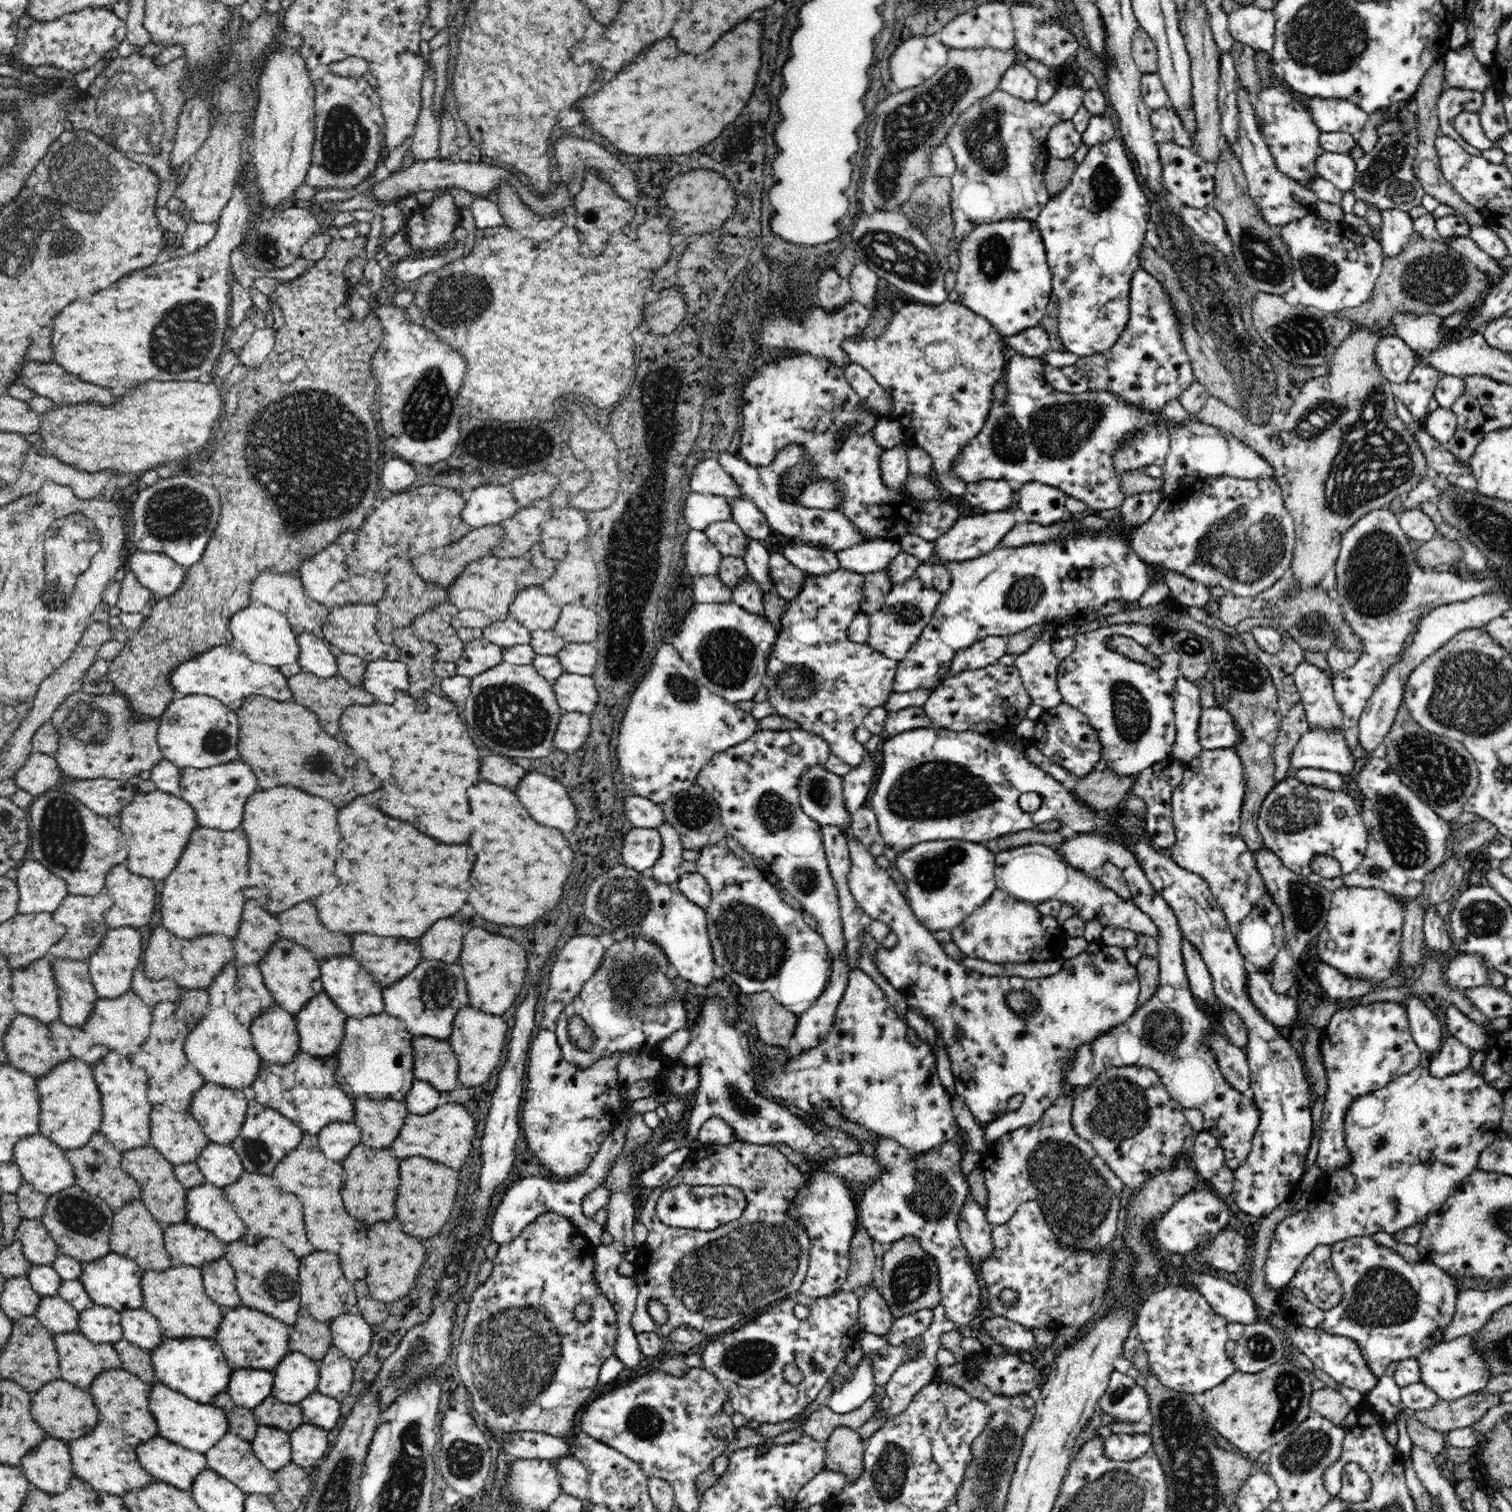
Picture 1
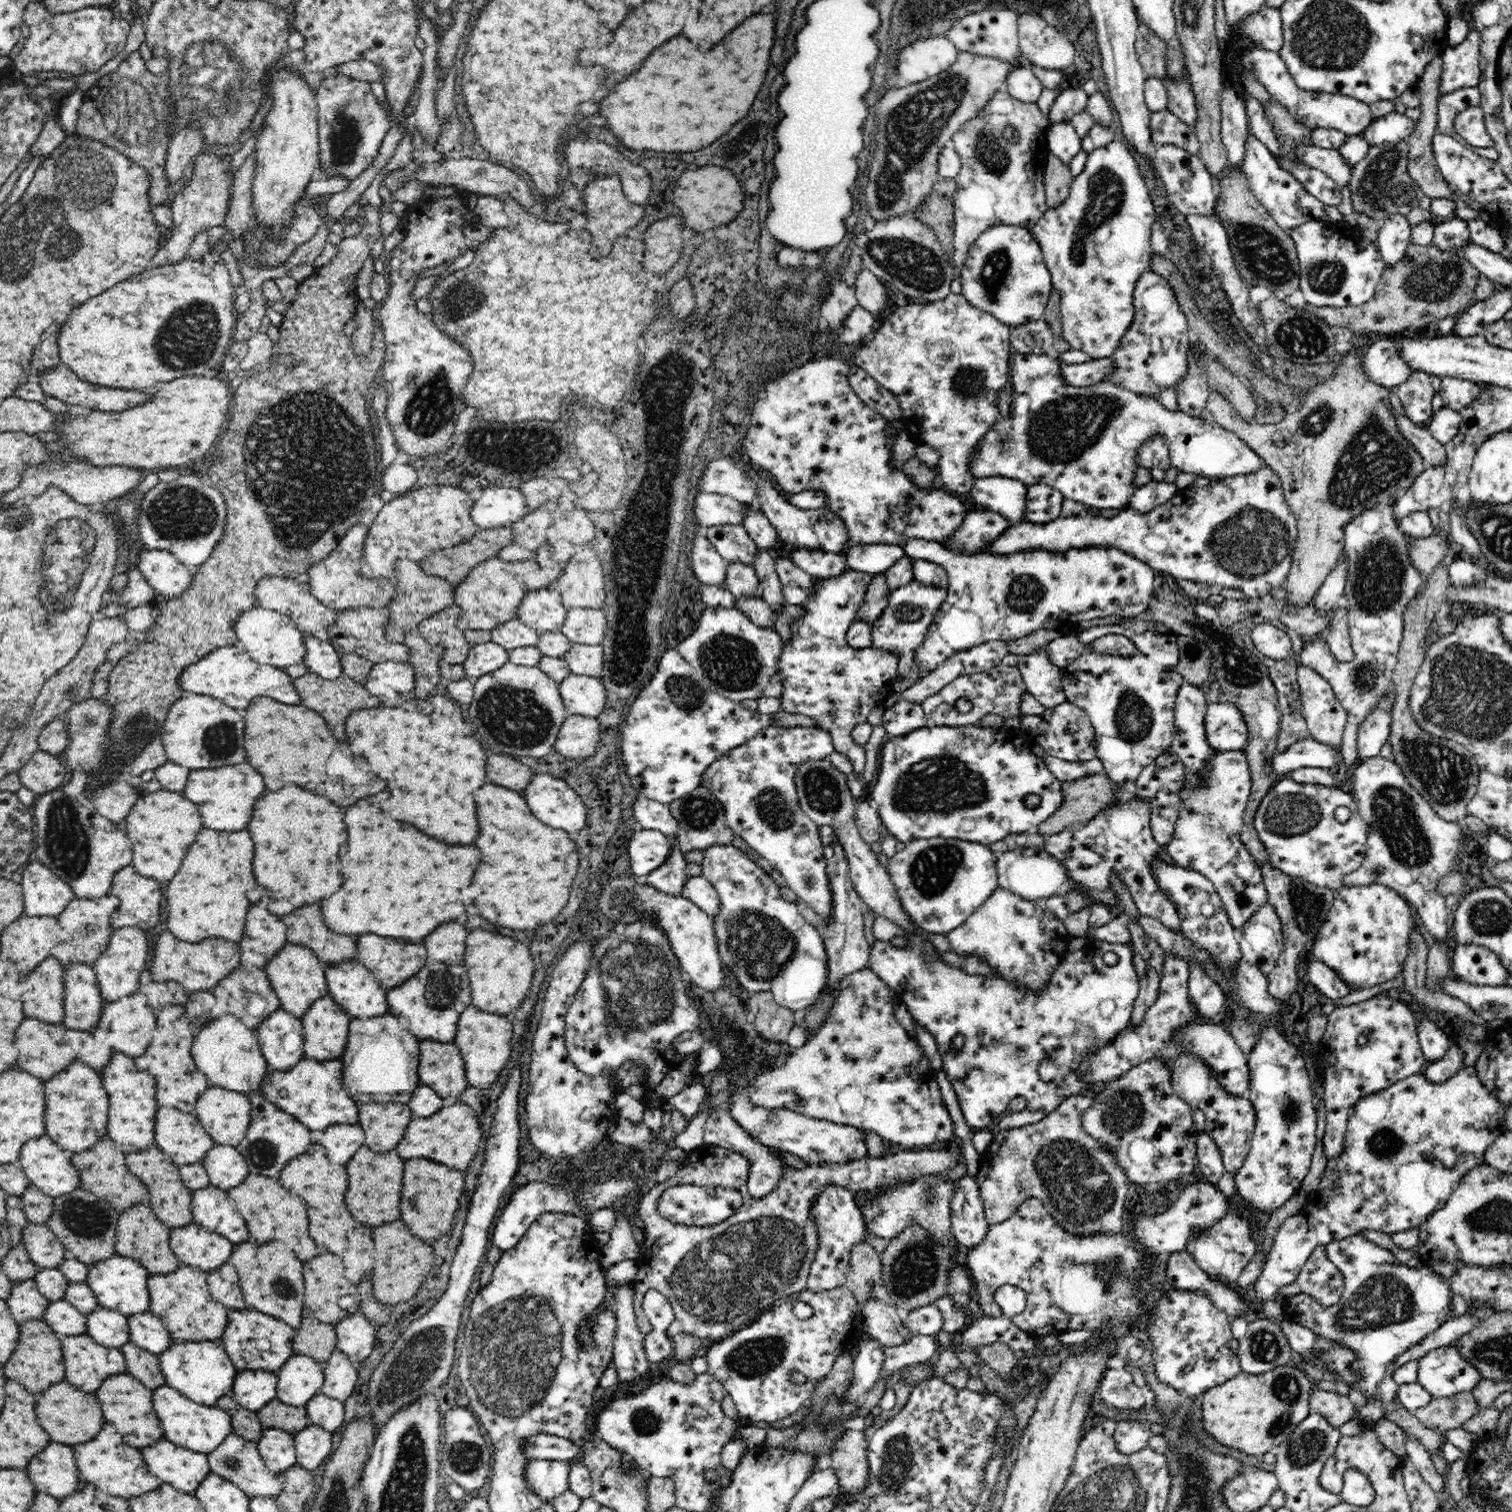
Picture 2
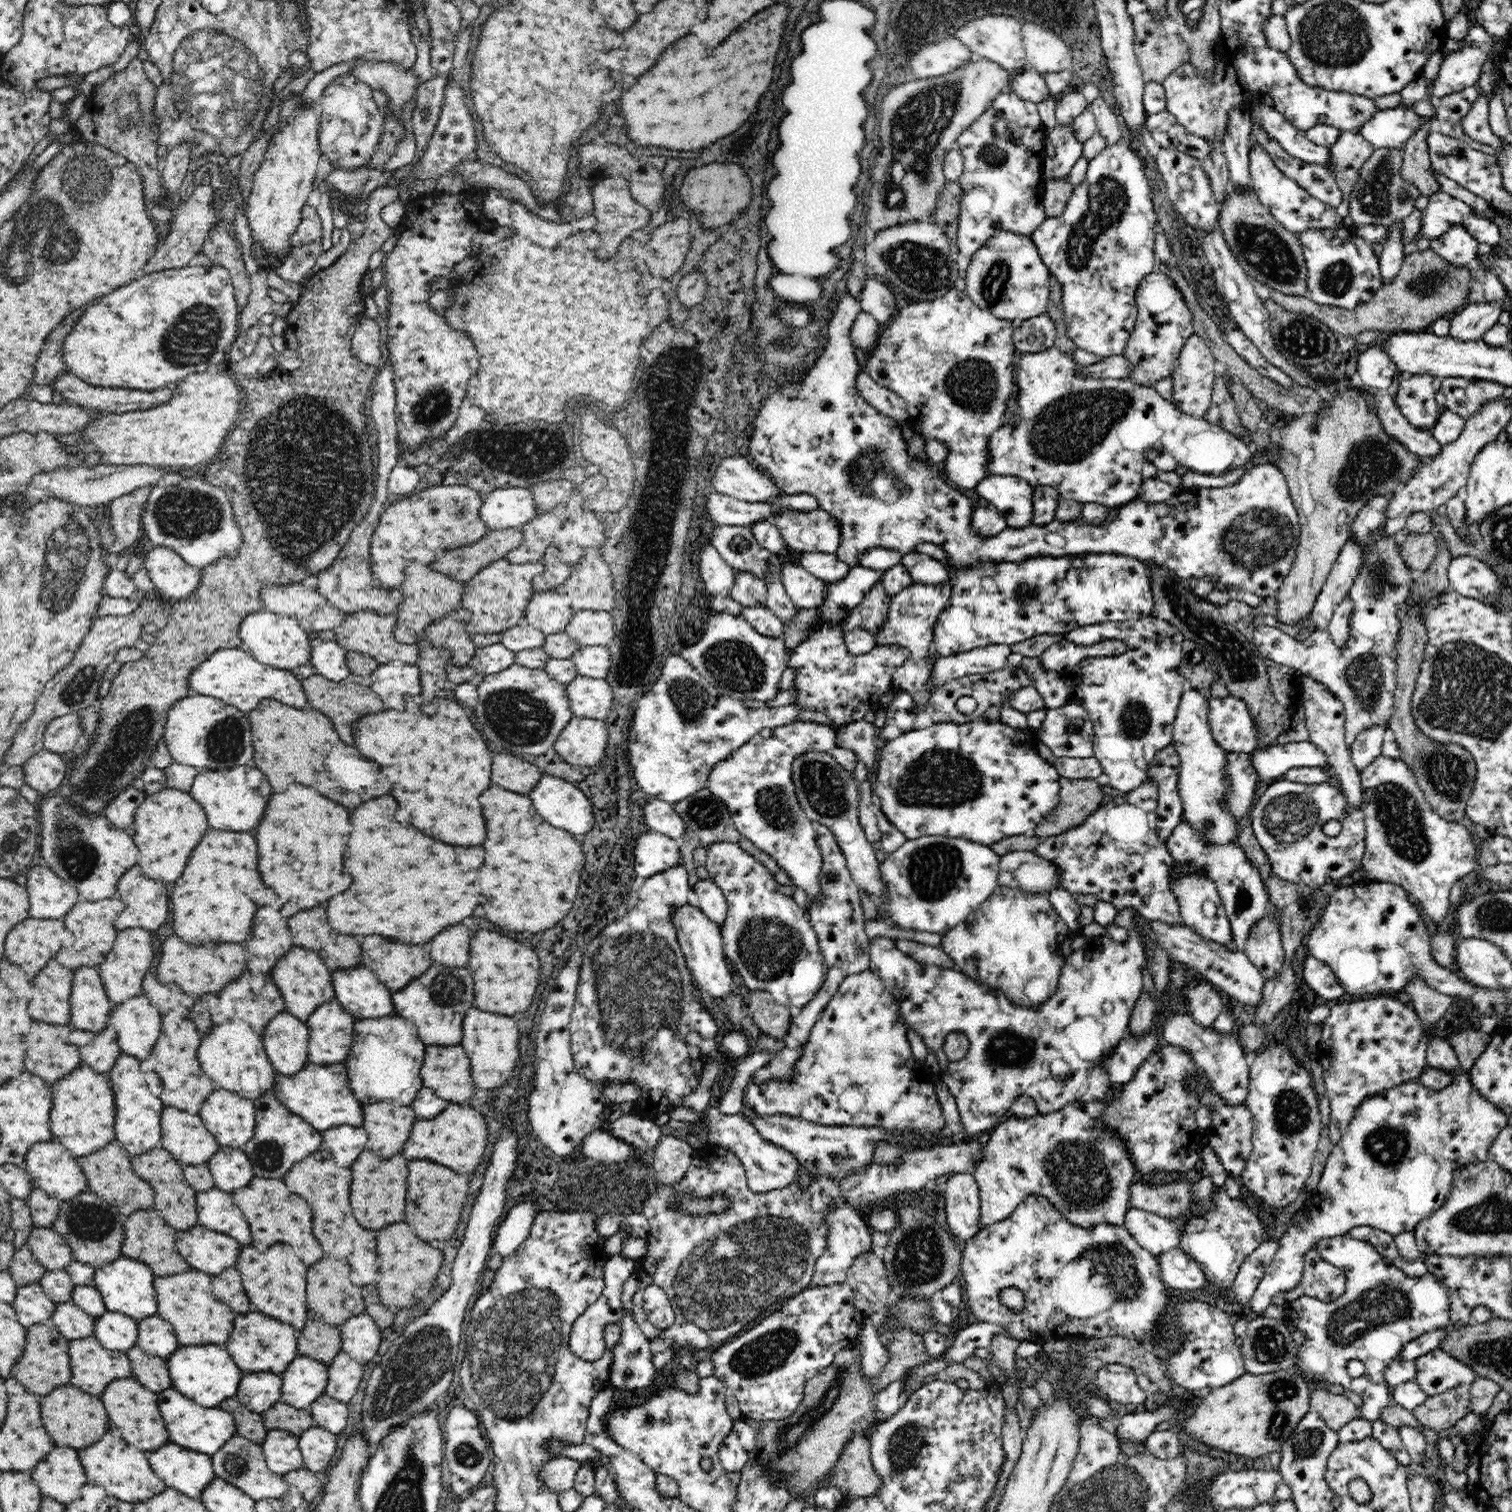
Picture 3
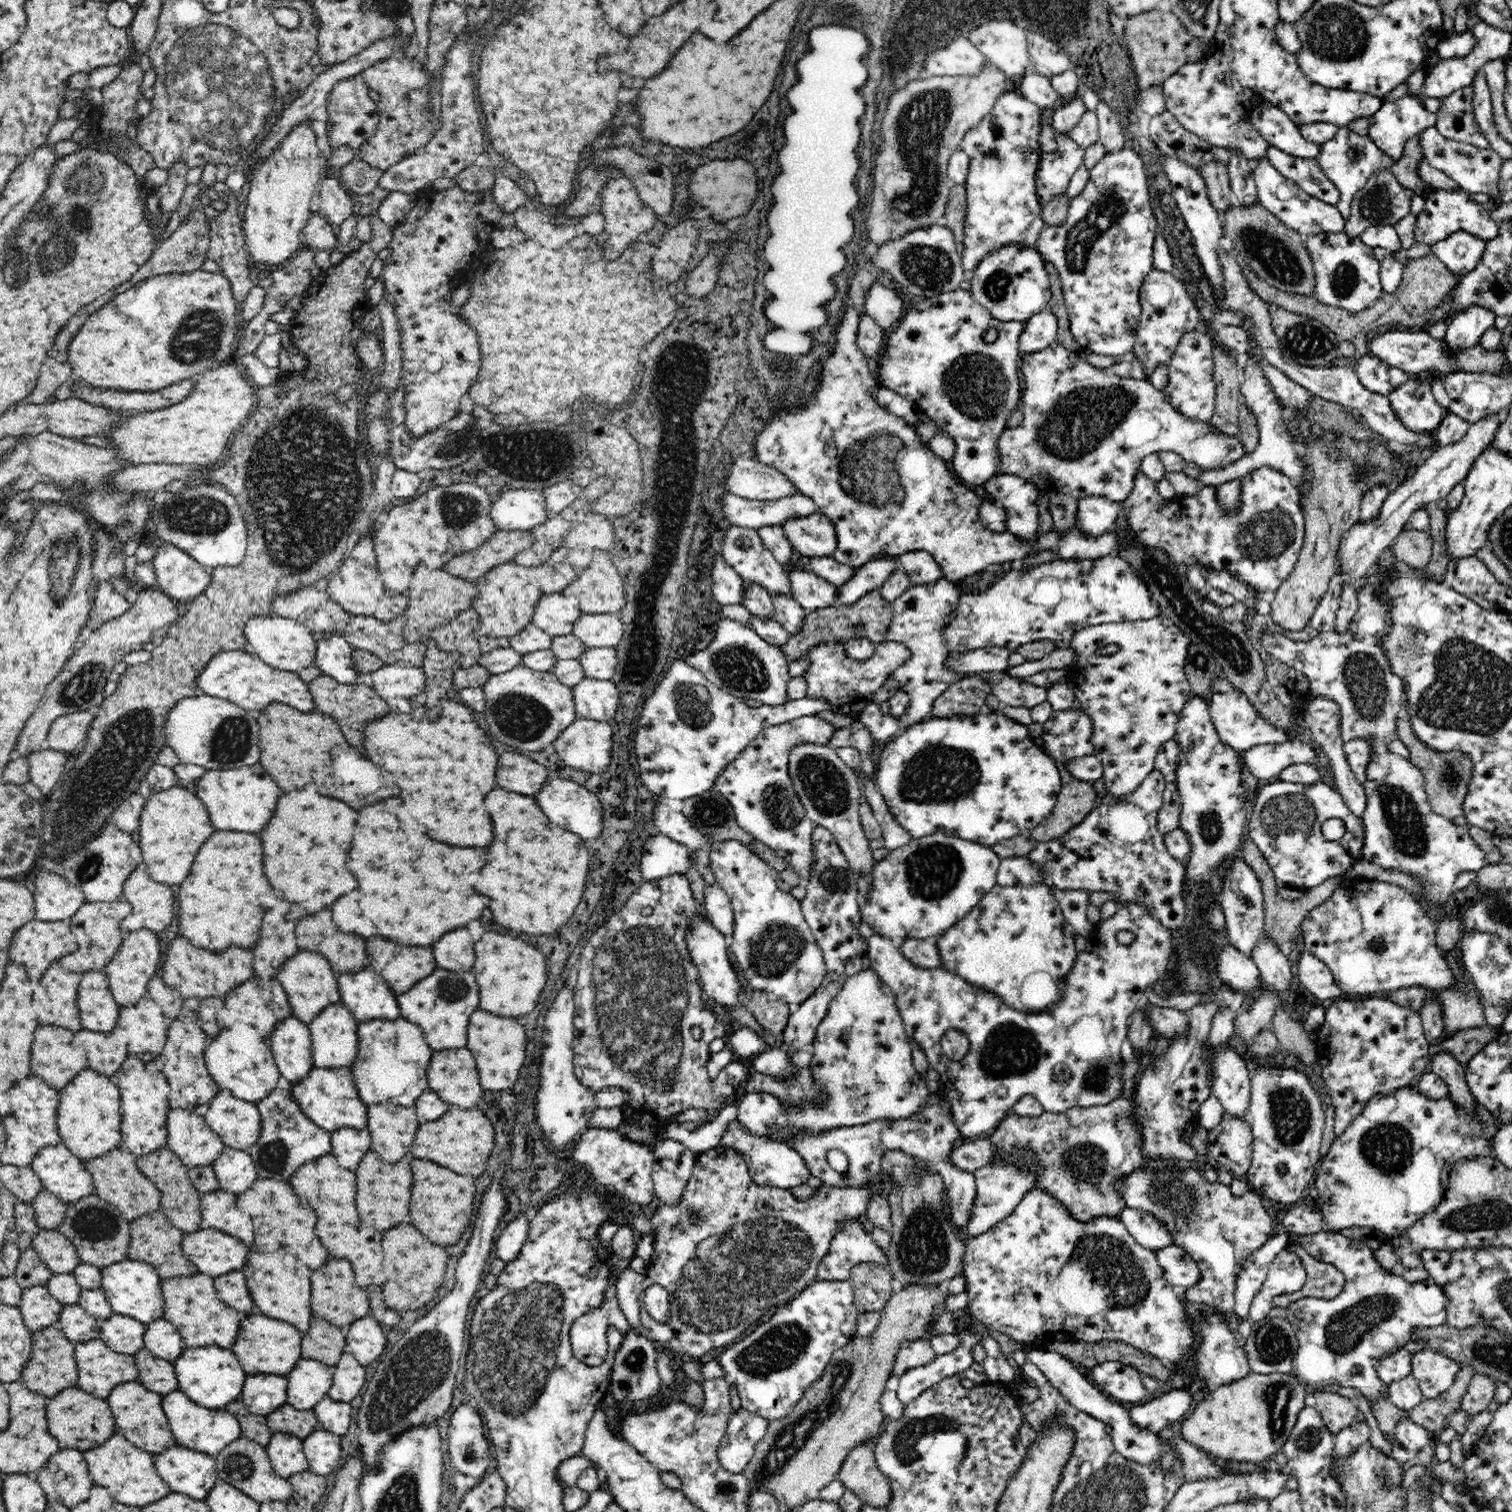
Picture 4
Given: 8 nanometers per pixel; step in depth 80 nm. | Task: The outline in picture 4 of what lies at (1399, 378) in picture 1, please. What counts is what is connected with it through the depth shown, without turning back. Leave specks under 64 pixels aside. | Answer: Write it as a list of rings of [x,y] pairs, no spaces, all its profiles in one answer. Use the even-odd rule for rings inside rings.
[[[1368,351],[1357,360],[1355,371],[1360,382],[1370,392],[1377,392],[1387,396],[1392,390],[1388,376],[1389,364],[1377,358]]]

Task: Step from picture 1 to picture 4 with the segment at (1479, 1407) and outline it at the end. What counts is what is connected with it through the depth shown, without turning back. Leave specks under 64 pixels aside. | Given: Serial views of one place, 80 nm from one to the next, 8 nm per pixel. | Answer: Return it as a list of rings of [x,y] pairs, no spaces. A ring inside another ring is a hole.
[[[1461,1363],[1460,1365],[1462,1365],[1460,1374],[1458,1374],[1453,1385],[1446,1392],[1442,1392],[1436,1398],[1424,1397],[1420,1404],[1408,1411],[1408,1417],[1412,1422],[1423,1426],[1435,1434],[1447,1426],[1449,1416],[1453,1412],[1462,1409],[1460,1401],[1466,1394],[1470,1376],[1474,1373],[1474,1370],[1470,1365]]]

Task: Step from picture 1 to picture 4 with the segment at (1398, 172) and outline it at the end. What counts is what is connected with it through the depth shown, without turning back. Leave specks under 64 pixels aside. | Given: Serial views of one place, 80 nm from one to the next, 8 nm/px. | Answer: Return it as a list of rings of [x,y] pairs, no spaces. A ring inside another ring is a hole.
[[[1392,165],[1388,169],[1379,169],[1370,176],[1368,183],[1352,199],[1350,216],[1345,221],[1344,231],[1354,238],[1361,236],[1368,227],[1394,225],[1398,220],[1411,213],[1411,198],[1416,195],[1413,190],[1404,188],[1394,177]]]

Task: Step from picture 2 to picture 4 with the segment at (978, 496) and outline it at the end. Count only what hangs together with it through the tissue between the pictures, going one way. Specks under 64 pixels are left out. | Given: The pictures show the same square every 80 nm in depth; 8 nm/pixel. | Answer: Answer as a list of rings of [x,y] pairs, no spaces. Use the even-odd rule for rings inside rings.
[[[1004,473],[992,476],[982,486],[988,494],[991,494],[993,502],[1005,508],[1007,513],[1007,532],[1016,536],[1016,539],[1036,541],[1037,536],[1039,536],[1039,488],[1022,477]]]

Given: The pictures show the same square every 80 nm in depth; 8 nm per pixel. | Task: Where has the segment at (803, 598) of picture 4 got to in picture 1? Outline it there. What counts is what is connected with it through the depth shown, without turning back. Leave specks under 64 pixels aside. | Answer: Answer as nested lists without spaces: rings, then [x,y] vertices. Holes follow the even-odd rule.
[[[771,553],[768,559],[768,575],[775,585],[775,592],[790,602],[799,594],[806,573],[796,568],[782,553]]]

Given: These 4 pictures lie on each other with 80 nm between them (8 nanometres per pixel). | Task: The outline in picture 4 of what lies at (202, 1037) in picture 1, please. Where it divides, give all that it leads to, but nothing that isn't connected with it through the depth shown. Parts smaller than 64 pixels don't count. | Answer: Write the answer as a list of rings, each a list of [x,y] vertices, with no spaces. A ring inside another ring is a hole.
[[[241,1021],[234,1027],[222,1028],[218,1035],[210,1038],[204,1048],[204,1065],[220,1089],[229,1090],[236,1098],[245,1099],[246,1102],[256,1103],[259,1099],[266,1098],[272,1090],[276,1089],[276,1082],[281,1076],[275,1065],[275,1059],[272,1058],[267,1040],[258,1034],[258,1030],[255,1030],[250,1024]]]

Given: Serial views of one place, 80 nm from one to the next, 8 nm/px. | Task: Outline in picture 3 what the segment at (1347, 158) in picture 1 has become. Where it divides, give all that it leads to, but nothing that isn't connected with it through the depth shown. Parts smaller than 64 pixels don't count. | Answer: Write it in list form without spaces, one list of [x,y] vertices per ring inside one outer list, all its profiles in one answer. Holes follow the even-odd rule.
[[[1260,104],[1258,108],[1254,108],[1252,122],[1256,127],[1263,127],[1273,140],[1293,157],[1327,168],[1329,147],[1320,146],[1308,140],[1303,131],[1294,127],[1273,106]]]

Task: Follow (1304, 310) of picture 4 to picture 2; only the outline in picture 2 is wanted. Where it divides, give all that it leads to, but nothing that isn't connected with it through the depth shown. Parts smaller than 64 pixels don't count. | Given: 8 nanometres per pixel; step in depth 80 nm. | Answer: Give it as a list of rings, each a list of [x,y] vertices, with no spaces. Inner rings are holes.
[[[1412,243],[1402,258],[1386,265],[1372,299],[1360,306],[1341,309],[1307,306],[1310,313],[1327,322],[1332,328],[1351,328],[1356,335],[1375,333],[1376,336],[1395,336],[1410,329],[1435,325],[1448,316],[1455,318],[1475,302],[1481,272],[1461,253],[1434,246]]]

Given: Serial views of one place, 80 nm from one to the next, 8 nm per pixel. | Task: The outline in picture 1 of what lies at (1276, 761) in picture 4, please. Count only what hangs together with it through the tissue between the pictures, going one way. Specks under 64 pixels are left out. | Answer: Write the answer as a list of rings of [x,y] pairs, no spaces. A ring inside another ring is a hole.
[[[1310,727],[1296,743],[1289,763],[1296,770],[1330,770],[1346,776],[1354,770],[1354,755],[1340,728]]]

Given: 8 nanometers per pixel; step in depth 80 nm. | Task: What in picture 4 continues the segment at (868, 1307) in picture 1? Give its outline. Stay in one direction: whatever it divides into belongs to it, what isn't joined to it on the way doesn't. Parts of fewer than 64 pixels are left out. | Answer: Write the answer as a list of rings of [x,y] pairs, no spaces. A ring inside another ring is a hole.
[[[920,1339],[902,1342],[900,1348],[898,1348],[896,1362],[894,1362],[894,1368],[892,1368],[890,1378],[899,1378],[903,1372],[911,1368],[926,1366],[926,1364],[930,1364],[936,1356],[936,1351],[932,1348],[932,1343],[930,1343],[929,1340]]]

